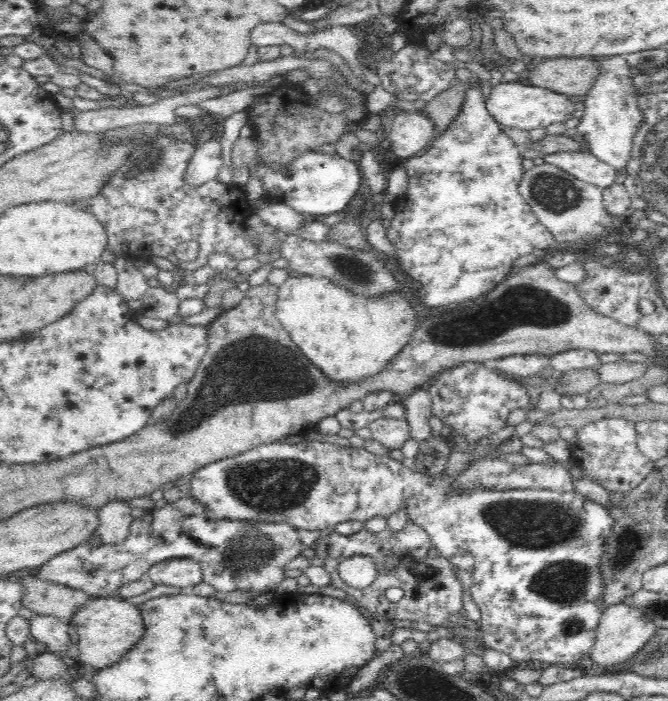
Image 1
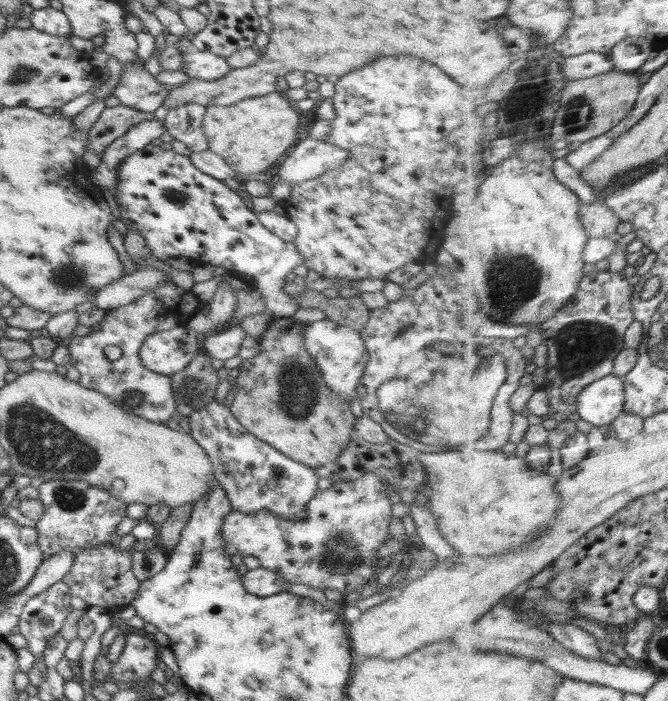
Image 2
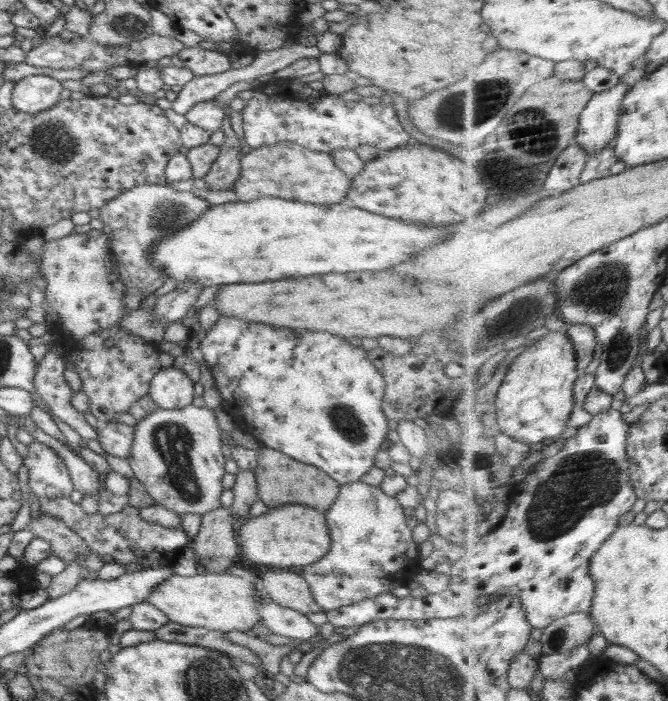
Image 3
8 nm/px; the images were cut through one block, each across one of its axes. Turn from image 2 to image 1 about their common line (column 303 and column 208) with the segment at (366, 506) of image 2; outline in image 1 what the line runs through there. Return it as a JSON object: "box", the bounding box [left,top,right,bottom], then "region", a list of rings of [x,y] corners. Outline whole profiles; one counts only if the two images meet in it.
{"box":[34,497,304,598],"region":[[[192,497],[189,498],[180,498],[179,500],[173,503],[166,503],[164,507],[160,509],[152,509],[151,511],[146,510],[144,515],[141,518],[136,518],[132,525],[130,526],[129,536],[126,537],[126,540],[121,541],[120,544],[98,544],[97,548],[92,548],[92,544],[89,542],[84,542],[80,544],[78,548],[72,548],[72,550],[66,550],[66,552],[60,552],[58,556],[53,556],[46,564],[42,564],[38,569],[38,573],[34,577],[40,579],[48,580],[52,583],[63,584],[72,588],[75,588],[78,591],[84,591],[91,598],[96,597],[110,597],[116,594],[117,590],[120,587],[123,587],[126,583],[131,583],[132,581],[138,580],[143,574],[148,572],[148,569],[160,561],[165,561],[168,559],[192,559],[196,562],[199,562],[202,567],[203,572],[203,581],[206,584],[211,584],[215,590],[220,590],[224,592],[234,592],[234,590],[248,591],[259,590],[260,594],[262,590],[267,592],[272,592],[274,587],[278,587],[282,582],[284,577],[284,566],[288,564],[291,560],[294,560],[297,556],[302,554],[304,546],[300,537],[298,535],[298,530],[287,523],[270,523],[270,522],[250,522],[250,521],[232,521],[232,520],[214,520],[208,519],[207,510],[205,506],[194,500]]]}

